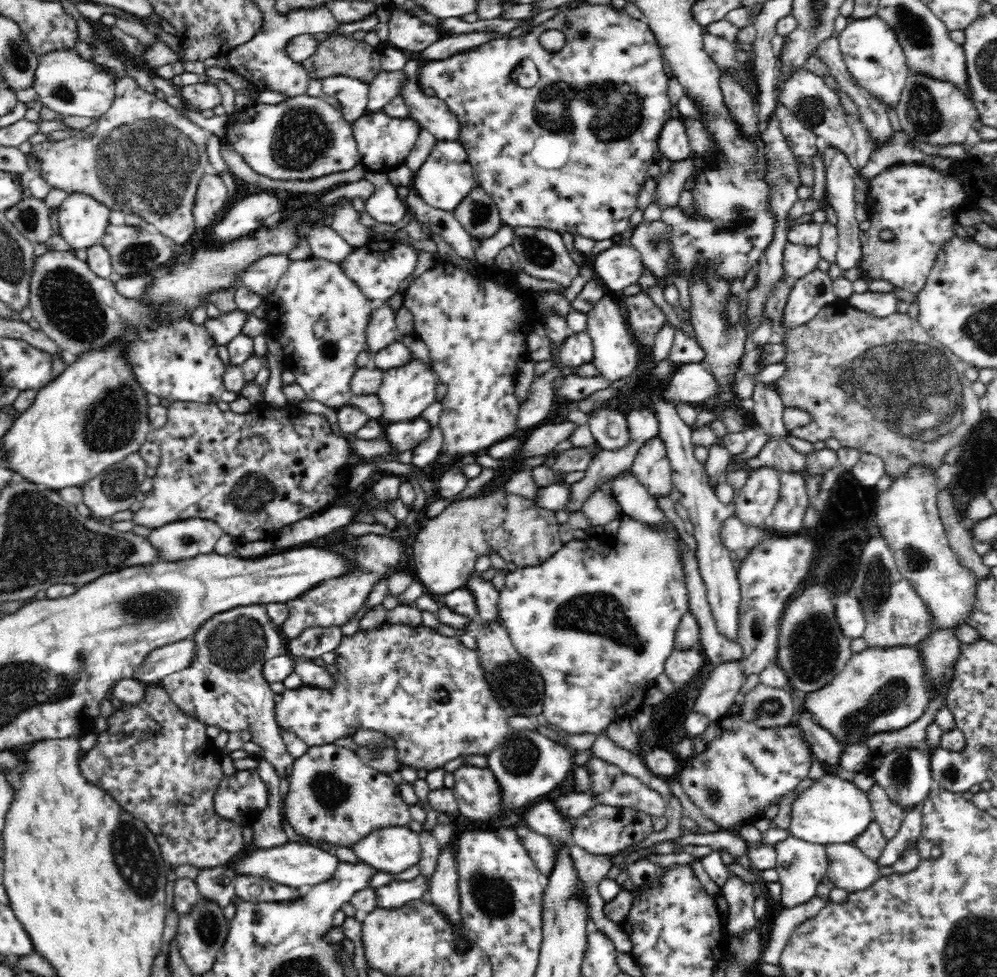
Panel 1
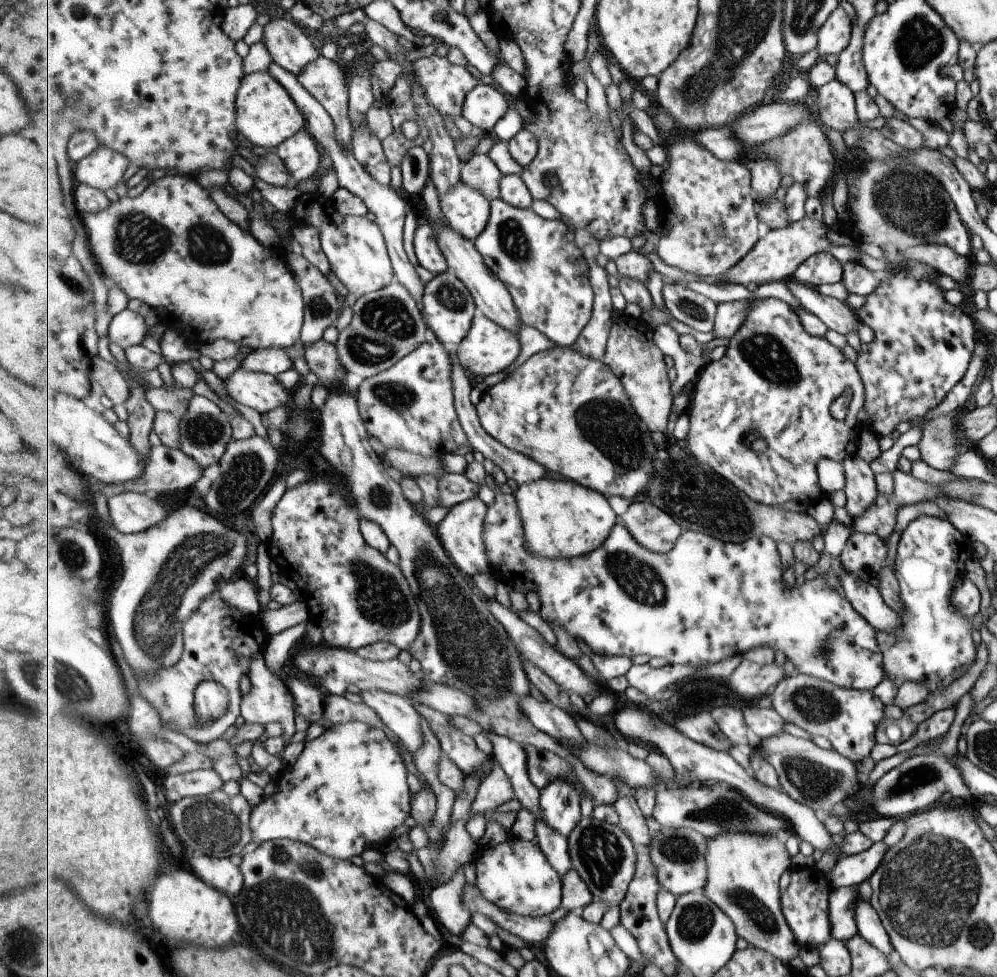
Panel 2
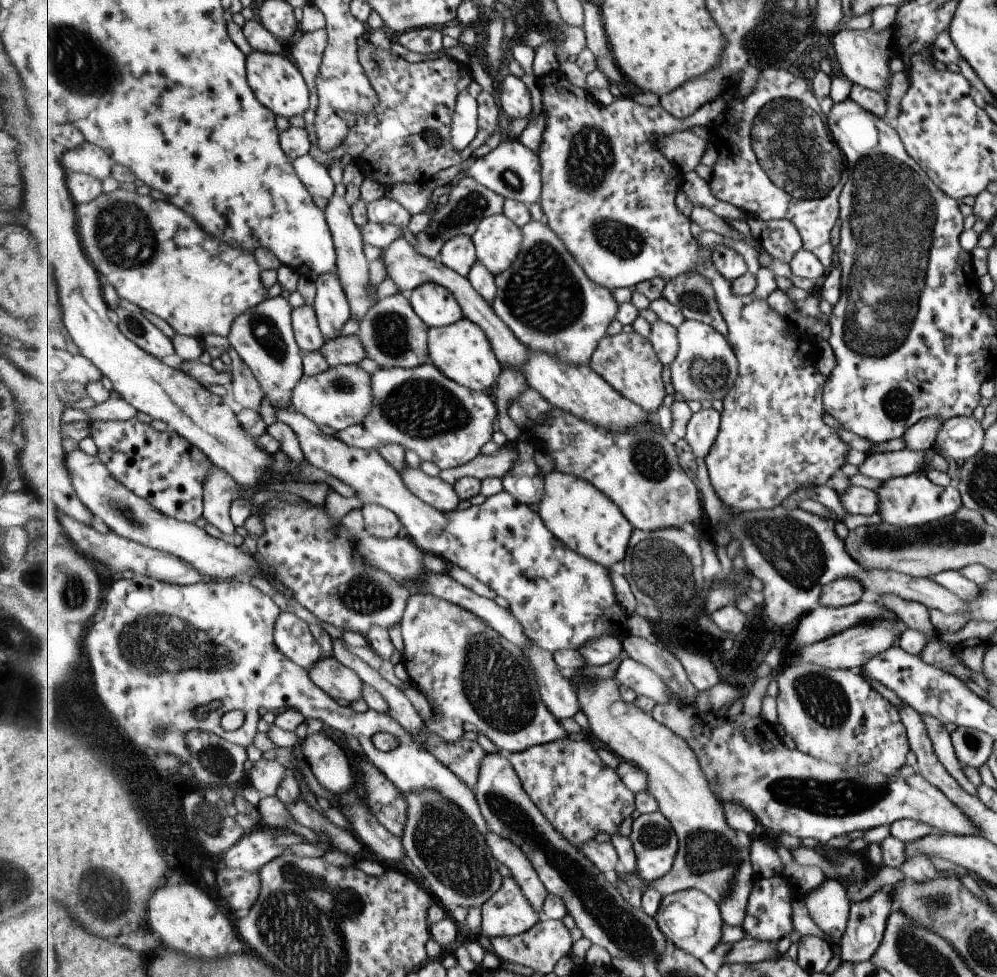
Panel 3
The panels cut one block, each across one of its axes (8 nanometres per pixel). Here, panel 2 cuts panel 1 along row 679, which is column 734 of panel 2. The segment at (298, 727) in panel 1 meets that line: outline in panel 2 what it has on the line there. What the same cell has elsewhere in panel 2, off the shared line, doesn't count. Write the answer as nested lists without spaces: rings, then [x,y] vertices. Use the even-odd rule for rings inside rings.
[[[781,302],[781,314],[775,316],[769,326],[753,326],[753,320],[744,322],[730,338],[724,356],[709,362],[694,381],[687,411],[689,430],[684,444],[699,462],[711,466],[759,504],[781,506],[791,500],[802,504],[817,502],[819,485],[815,464],[821,458],[842,464],[843,460],[856,455],[855,414],[864,402],[863,385],[855,367],[824,336],[809,336],[799,314],[789,304]],[[847,386],[852,392],[848,410],[842,420],[833,420],[829,416],[829,404]],[[759,439],[767,444],[765,452],[755,452],[751,448],[753,440]]]

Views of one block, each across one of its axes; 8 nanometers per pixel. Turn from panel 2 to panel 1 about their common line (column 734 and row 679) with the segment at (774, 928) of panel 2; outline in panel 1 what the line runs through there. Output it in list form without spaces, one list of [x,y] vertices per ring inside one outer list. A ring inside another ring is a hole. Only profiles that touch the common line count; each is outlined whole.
[[[906,646],[867,648],[859,653],[853,653],[842,672],[838,676],[833,676],[830,684],[799,698],[801,712],[807,714],[814,724],[828,731],[842,744],[842,748],[854,744],[867,744],[871,736],[879,735],[880,732],[896,732],[910,726],[924,714],[930,702],[930,693],[923,683],[923,668],[919,663],[916,649]]]

